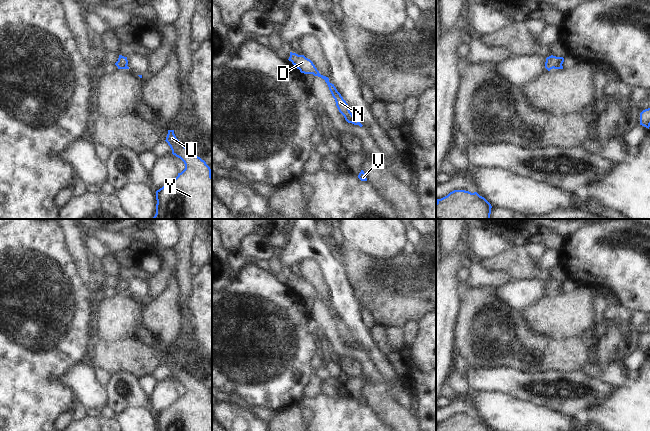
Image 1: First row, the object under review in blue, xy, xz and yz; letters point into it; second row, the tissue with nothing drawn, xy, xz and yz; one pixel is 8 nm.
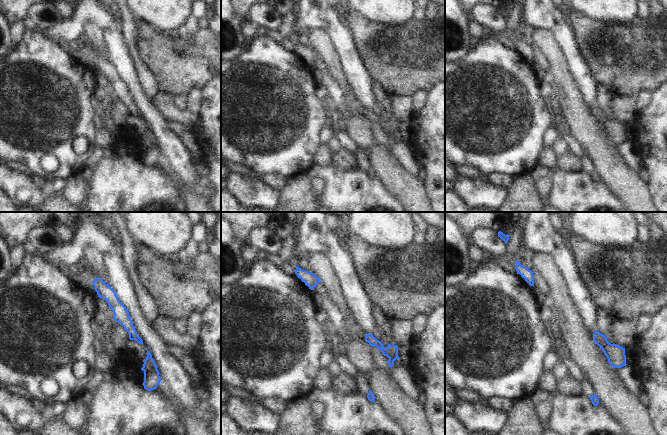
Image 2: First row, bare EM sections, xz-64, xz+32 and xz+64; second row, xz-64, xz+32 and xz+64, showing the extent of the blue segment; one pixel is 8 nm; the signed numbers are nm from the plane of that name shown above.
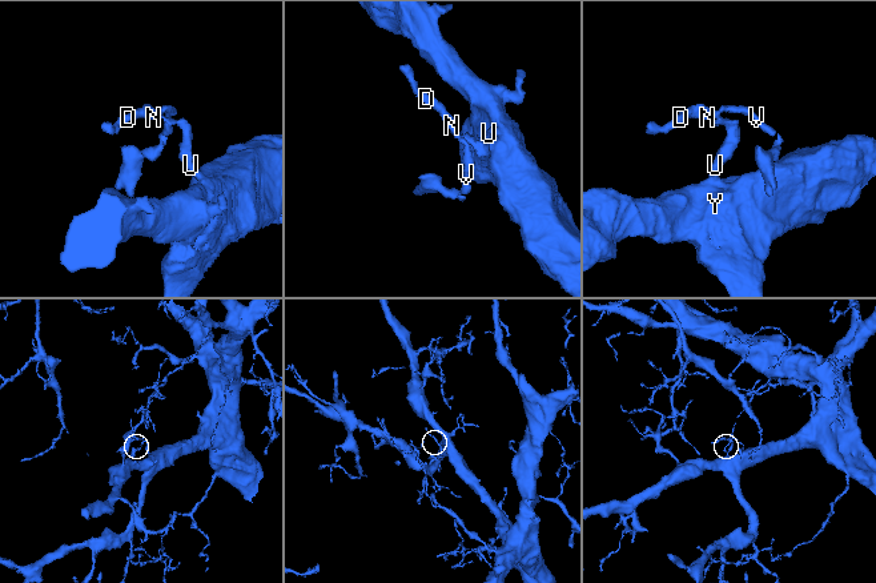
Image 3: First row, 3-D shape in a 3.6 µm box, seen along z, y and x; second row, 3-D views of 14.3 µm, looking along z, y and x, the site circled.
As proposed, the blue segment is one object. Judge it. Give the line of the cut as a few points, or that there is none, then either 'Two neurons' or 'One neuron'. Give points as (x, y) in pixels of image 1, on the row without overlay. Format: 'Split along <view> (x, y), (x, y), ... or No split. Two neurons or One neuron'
No split. One neuron

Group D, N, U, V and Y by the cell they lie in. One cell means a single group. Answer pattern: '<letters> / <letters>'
D N U V Y

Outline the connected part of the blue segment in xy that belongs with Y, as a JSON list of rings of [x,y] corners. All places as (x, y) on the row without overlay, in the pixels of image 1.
[[[168,354],[165,364],[172,378],[180,382],[185,393],[167,409],[156,415],[156,431],[212,431],[211,393]]]

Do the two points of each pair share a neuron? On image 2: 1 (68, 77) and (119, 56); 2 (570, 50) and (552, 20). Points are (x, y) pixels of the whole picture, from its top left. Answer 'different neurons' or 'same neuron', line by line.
1: different neurons
2: same neuron

